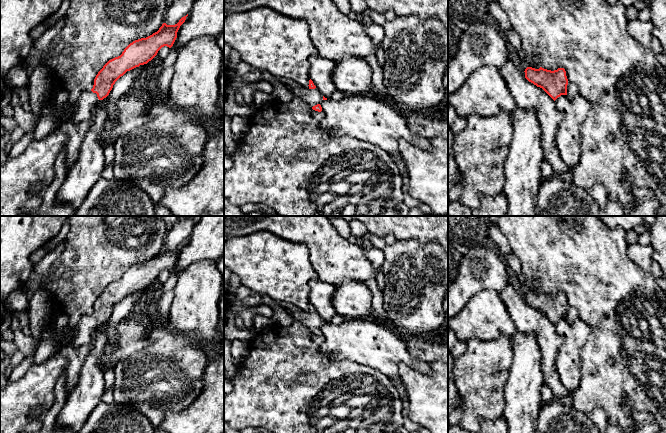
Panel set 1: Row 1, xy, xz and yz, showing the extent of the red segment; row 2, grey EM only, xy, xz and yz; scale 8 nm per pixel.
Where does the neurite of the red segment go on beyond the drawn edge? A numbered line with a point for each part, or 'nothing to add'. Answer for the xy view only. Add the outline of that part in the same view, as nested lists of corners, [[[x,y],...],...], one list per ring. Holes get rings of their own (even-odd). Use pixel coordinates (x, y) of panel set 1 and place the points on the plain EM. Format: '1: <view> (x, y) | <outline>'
1: xy (83, 332) | [[[83,315],[79,322],[74,327],[70,328],[72,333],[70,345],[89,348],[92,344],[94,334],[98,326],[99,323],[96,317],[93,317],[92,315]]]

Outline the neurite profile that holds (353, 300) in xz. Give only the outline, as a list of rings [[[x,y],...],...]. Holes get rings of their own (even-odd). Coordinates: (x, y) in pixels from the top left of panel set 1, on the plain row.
[[[347,280],[335,285],[332,304],[346,320],[373,318],[372,293],[363,282]]]

